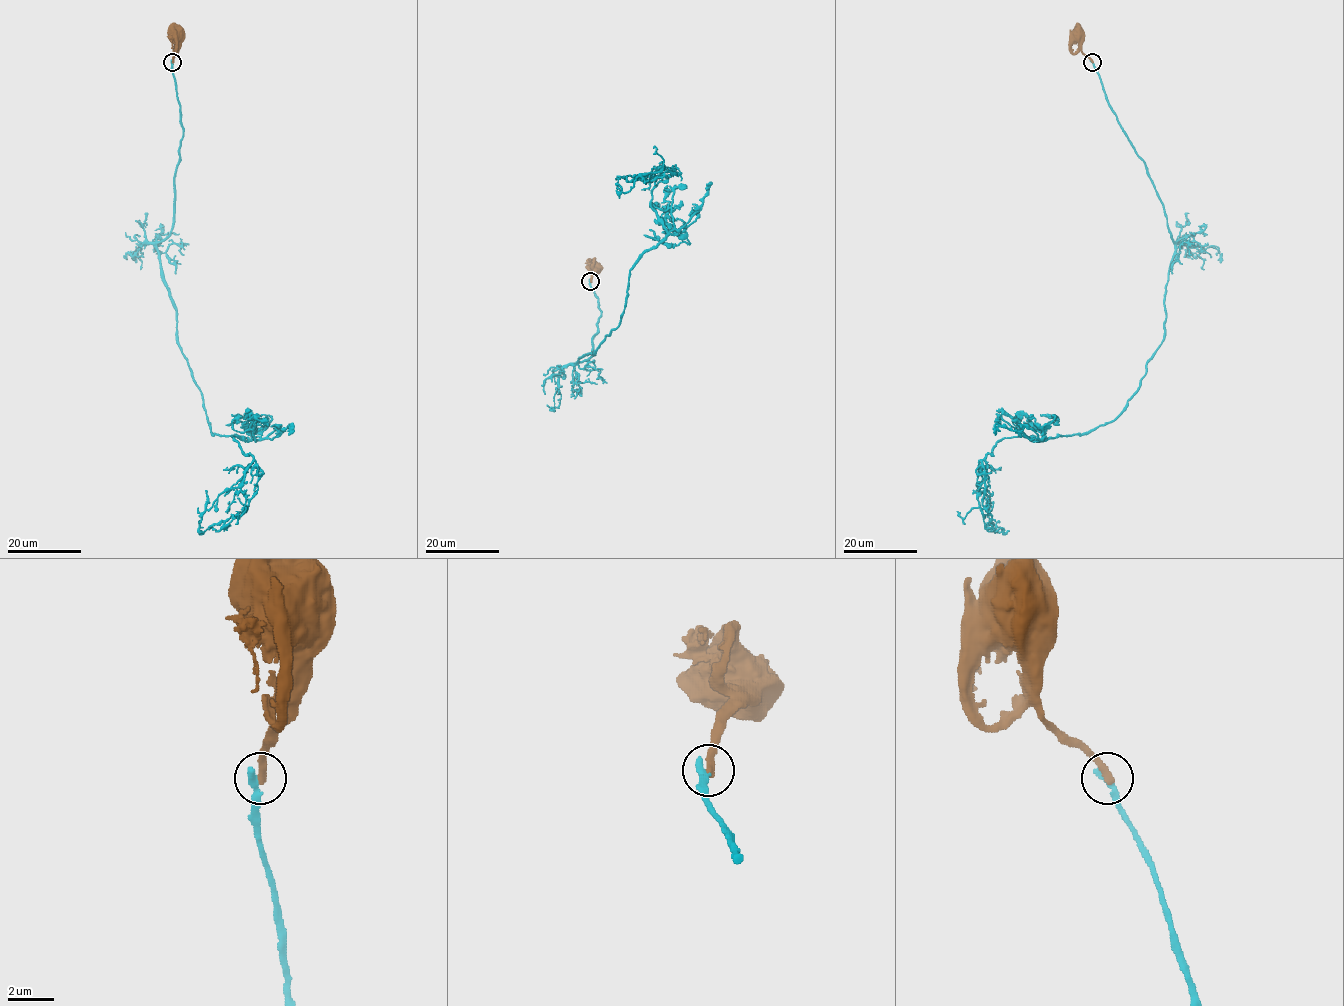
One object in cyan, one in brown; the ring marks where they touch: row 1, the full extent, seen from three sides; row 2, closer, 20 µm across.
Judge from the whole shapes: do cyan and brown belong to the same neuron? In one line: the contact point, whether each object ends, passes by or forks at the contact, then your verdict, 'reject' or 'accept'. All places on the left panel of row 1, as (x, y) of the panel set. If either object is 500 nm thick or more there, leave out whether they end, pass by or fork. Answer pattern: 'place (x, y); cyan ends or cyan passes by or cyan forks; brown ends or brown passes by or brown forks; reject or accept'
place (172, 62); cyan ends; brown ends; reject

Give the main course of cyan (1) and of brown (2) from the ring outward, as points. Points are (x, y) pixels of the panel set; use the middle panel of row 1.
1: (590, 281), (598, 330), (575, 364), (667, 234), (652, 190), (671, 174), (625, 192)
2: (590, 281), (594, 267)

